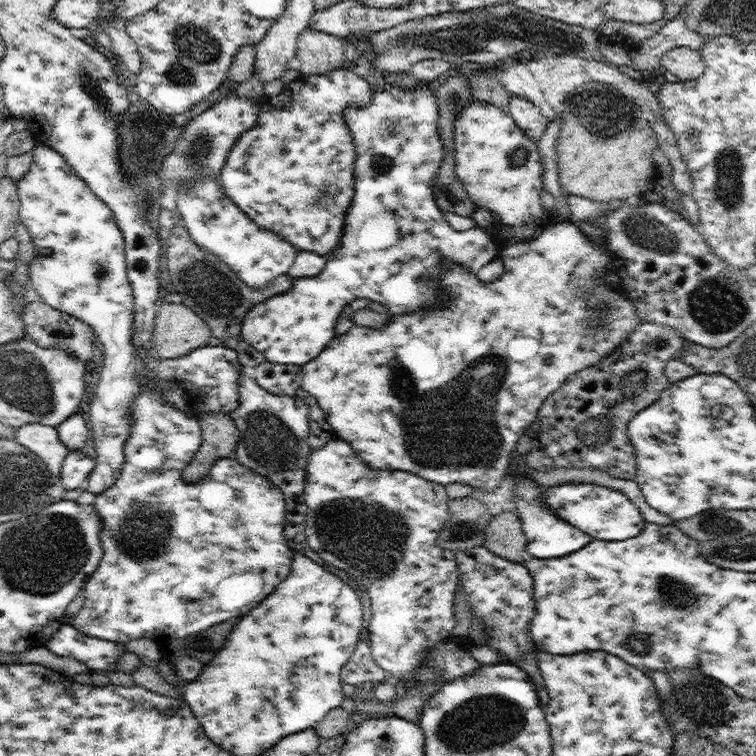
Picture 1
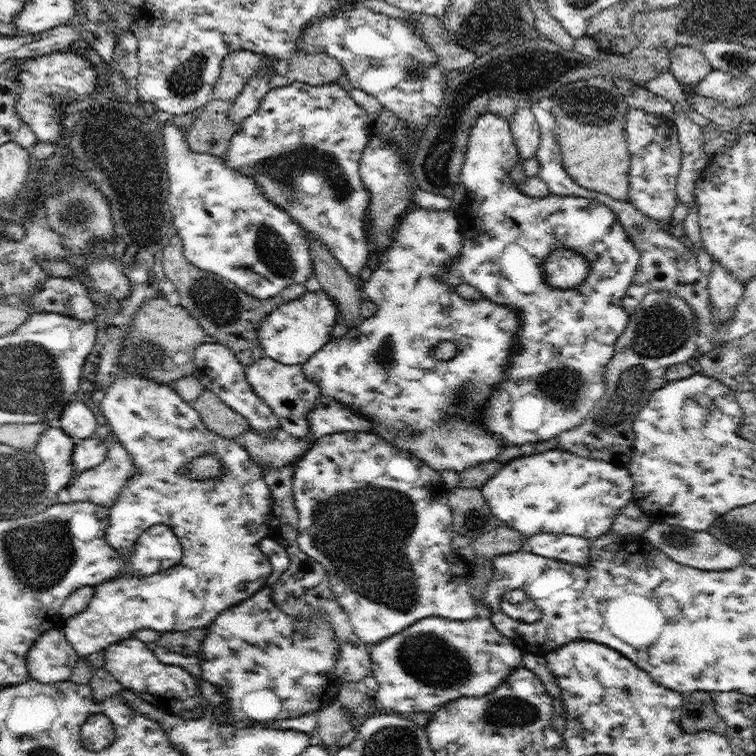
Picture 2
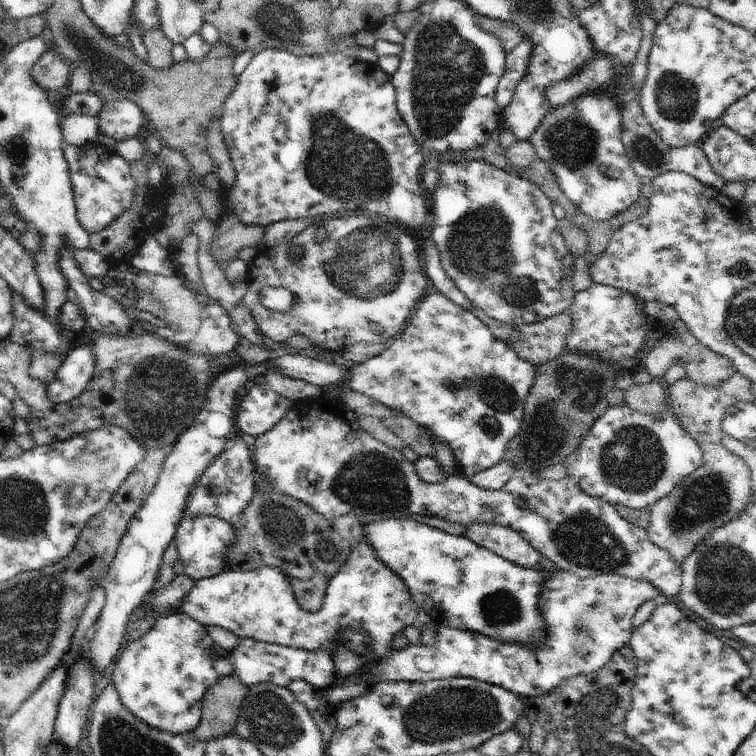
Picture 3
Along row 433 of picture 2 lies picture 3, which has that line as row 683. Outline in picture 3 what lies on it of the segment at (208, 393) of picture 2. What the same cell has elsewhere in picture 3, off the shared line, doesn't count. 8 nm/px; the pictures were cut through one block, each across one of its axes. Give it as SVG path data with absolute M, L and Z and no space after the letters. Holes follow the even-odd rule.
M235 674L220 678L202 699L201 719L194 736L200 742L218 740L236 732L240 706L248 688Z

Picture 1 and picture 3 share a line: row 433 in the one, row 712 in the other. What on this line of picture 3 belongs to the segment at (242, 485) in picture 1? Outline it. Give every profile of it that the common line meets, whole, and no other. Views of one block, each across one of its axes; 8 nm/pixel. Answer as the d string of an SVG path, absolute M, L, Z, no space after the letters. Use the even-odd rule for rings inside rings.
M178 611L158 617L154 626L142 638L123 647L112 673L112 681L116 684L120 702L138 720L162 732L186 734L194 732L200 724L202 699L206 692L220 678L234 675L232 654L210 638L206 626L192 620L184 612Z

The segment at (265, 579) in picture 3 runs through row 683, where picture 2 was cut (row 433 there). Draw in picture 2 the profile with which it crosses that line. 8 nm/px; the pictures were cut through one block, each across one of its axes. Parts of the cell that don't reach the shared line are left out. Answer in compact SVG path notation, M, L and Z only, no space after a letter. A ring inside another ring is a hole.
M340 432L328 434L318 438L312 448L298 458L294 469L294 502L298 510L298 538L297 543L300 550L312 557L326 570L329 579L329 588L336 598L339 606L348 614L350 624L354 633L366 644L379 642L389 638L402 630L405 630L414 622L429 616L444 617L454 620L472 619L477 616L476 600L470 594L468 580L473 578L473 566L471 561L461 558L452 549L452 538L456 532L453 529L453 516L448 505L450 489L446 486L440 472L435 471L428 465L404 449L394 447L390 441L376 433L368 432Z

